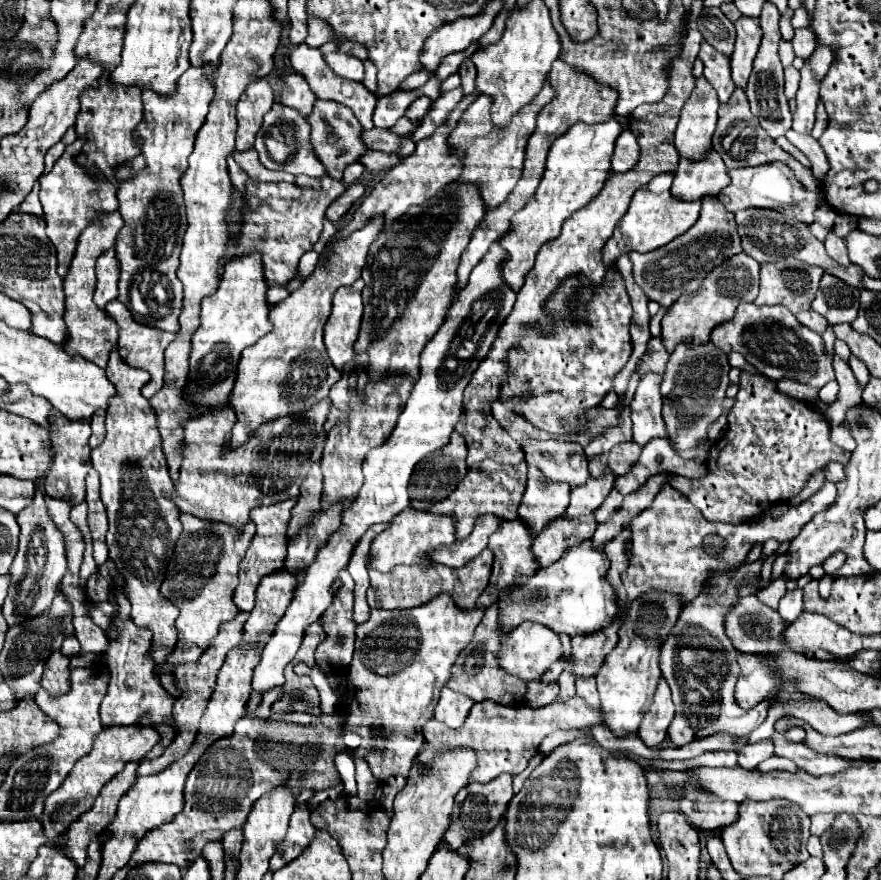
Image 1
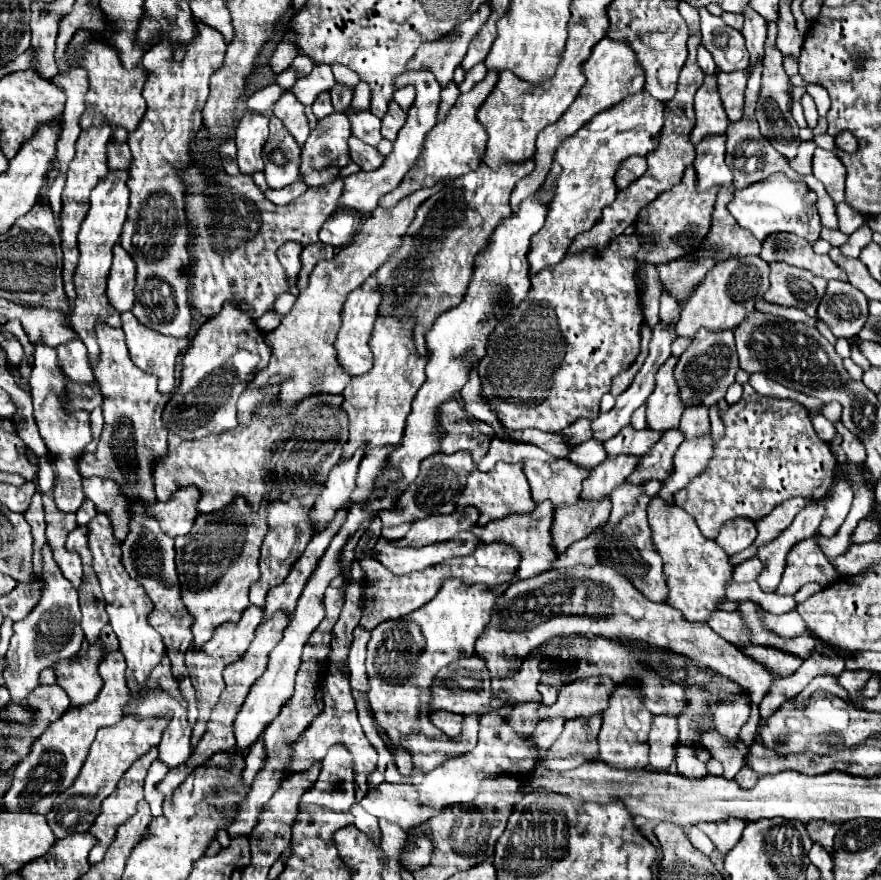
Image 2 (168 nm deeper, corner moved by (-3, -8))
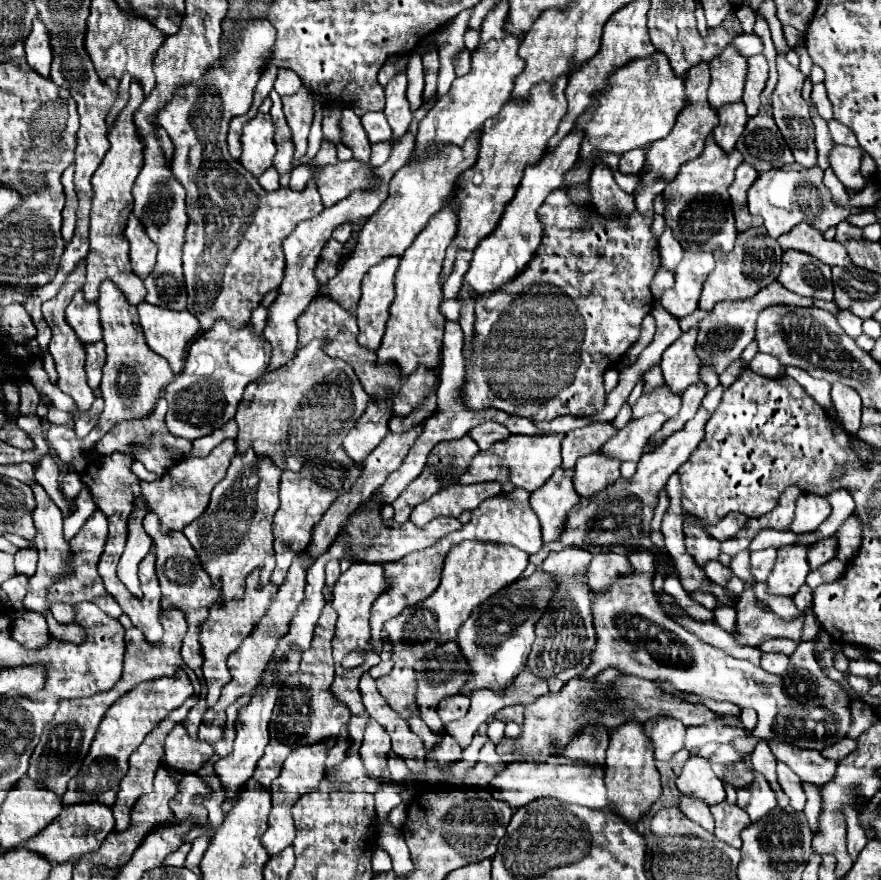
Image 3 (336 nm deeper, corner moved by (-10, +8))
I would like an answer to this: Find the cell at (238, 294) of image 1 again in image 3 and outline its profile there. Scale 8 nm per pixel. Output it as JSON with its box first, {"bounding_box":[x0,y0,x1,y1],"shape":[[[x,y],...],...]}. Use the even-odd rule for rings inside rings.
{"bounding_box":[164,320,270,440],"shape":[[[216,320],[210,332],[194,340],[182,372],[176,374],[164,390],[164,398],[168,400],[166,426],[170,434],[196,440],[232,420],[244,388],[266,372],[270,354],[270,344],[264,342],[262,336],[254,336],[250,326],[232,328],[224,324],[224,320]]]}

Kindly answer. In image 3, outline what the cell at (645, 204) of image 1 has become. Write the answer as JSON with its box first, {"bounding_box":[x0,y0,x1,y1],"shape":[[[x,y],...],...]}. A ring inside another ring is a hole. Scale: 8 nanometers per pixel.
{"bounding_box":[664,136,744,252],"shape":[[[712,136],[706,140],[704,152],[684,164],[678,172],[678,176],[666,186],[664,200],[666,200],[666,222],[672,226],[674,236],[680,240],[684,250],[690,252],[716,252],[716,246],[722,252],[730,252],[736,240],[736,226],[734,226],[734,214],[730,206],[728,186],[734,180],[736,168],[744,162],[742,154],[738,150],[726,154]],[[668,190],[680,190],[684,198],[672,198]]]}

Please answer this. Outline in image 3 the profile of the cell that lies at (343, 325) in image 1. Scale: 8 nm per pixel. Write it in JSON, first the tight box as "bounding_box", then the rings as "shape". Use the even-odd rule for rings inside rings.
{"bounding_box":[356,256,402,350],"shape":[[[390,256],[384,258],[380,264],[368,270],[368,274],[362,280],[362,298],[356,308],[356,320],[358,320],[358,342],[360,346],[368,350],[378,350],[386,320],[390,316],[390,304],[396,298],[394,288],[394,274],[400,264],[402,256]]]}

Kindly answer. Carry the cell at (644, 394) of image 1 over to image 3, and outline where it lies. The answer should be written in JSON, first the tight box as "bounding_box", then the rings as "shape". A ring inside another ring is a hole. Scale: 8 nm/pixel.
{"bounding_box":[662,326,704,392],"shape":[[[698,326],[690,328],[684,332],[672,346],[666,348],[662,354],[662,372],[664,372],[664,382],[672,392],[684,392],[688,384],[694,384],[704,362],[696,356],[696,336],[698,336]]]}

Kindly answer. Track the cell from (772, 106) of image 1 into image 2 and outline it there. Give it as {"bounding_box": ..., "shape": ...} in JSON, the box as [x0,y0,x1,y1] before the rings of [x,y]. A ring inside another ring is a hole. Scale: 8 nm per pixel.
{"bounding_box":[755,22,799,158],"shape":[[[767,22],[767,40],[765,40],[765,56],[763,56],[763,76],[761,76],[761,92],[759,92],[759,100],[757,100],[757,108],[755,108],[755,116],[761,128],[761,134],[775,146],[777,152],[785,154],[787,158],[793,158],[797,154],[799,148],[799,126],[791,116],[791,82],[789,76],[783,70],[783,56],[781,52],[775,48],[775,38],[777,38],[777,22]]]}

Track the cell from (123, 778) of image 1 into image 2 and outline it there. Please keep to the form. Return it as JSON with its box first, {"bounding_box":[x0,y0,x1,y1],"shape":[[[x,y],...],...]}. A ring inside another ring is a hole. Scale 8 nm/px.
{"bounding_box":[89,756,151,864],"shape":[[[143,756],[141,760],[137,760],[133,768],[129,768],[129,772],[125,772],[125,776],[121,778],[117,792],[113,792],[113,796],[109,796],[105,804],[101,804],[103,810],[89,828],[89,832],[99,838],[99,844],[95,844],[95,848],[89,852],[91,864],[103,860],[107,846],[115,838],[117,826],[121,826],[129,816],[135,814],[139,800],[143,800],[143,778],[147,774],[149,764],[151,756]]]}

